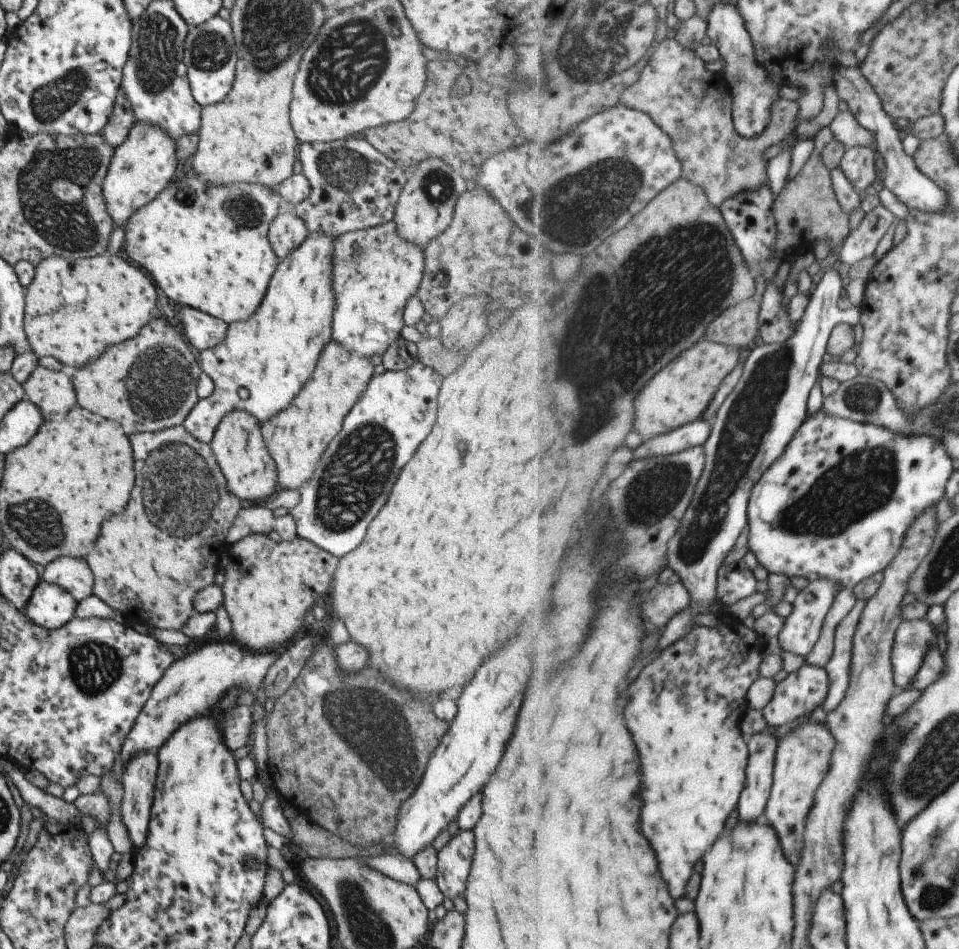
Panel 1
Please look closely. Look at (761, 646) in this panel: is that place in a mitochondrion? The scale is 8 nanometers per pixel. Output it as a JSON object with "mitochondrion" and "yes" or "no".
{"mitochondrion":"no"}

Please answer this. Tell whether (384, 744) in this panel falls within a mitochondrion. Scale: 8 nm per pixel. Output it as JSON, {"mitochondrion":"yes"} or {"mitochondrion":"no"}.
{"mitochondrion":"yes"}

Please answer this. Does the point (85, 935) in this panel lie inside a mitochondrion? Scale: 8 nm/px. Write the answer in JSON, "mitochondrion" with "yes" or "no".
{"mitochondrion":"no"}

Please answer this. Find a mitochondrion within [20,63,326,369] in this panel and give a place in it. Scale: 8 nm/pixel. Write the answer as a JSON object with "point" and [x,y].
{"point":[50,100]}

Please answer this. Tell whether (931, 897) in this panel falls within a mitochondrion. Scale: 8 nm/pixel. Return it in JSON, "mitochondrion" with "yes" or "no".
{"mitochondrion":"yes"}

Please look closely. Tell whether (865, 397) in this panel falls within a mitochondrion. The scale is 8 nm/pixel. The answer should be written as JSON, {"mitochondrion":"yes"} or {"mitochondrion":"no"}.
{"mitochondrion":"yes"}

